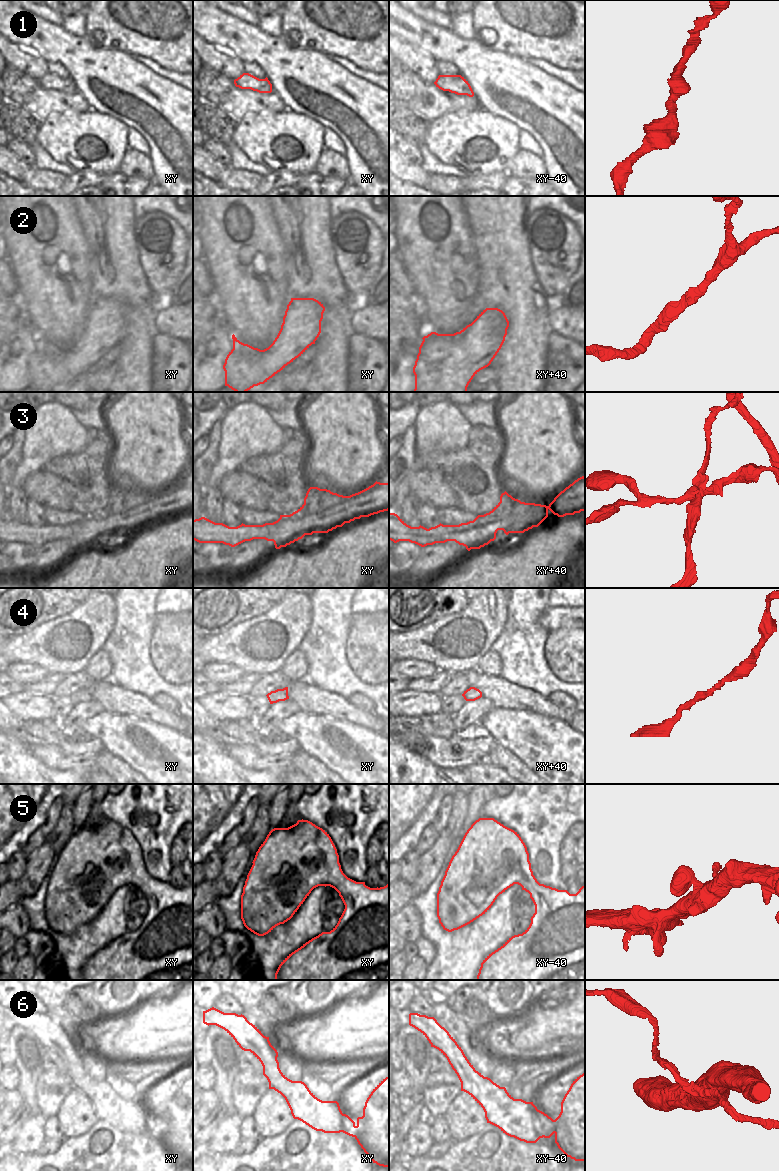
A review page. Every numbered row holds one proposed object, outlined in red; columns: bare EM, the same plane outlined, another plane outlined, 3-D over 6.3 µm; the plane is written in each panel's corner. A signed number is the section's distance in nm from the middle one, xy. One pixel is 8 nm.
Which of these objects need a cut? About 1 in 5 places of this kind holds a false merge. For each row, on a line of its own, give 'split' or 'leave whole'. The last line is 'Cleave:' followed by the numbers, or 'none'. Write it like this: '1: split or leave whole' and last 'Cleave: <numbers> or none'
1: leave whole
2: leave whole
3: split
4: leave whole
5: leave whole
6: split
Cleave: 3, 6

